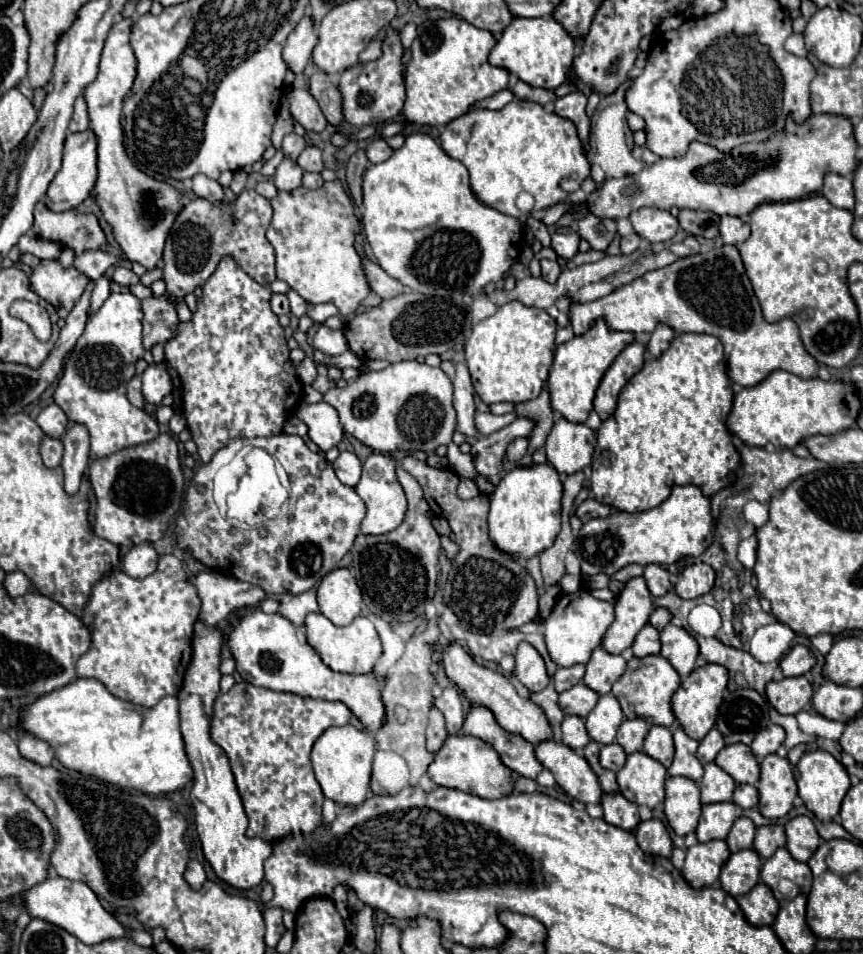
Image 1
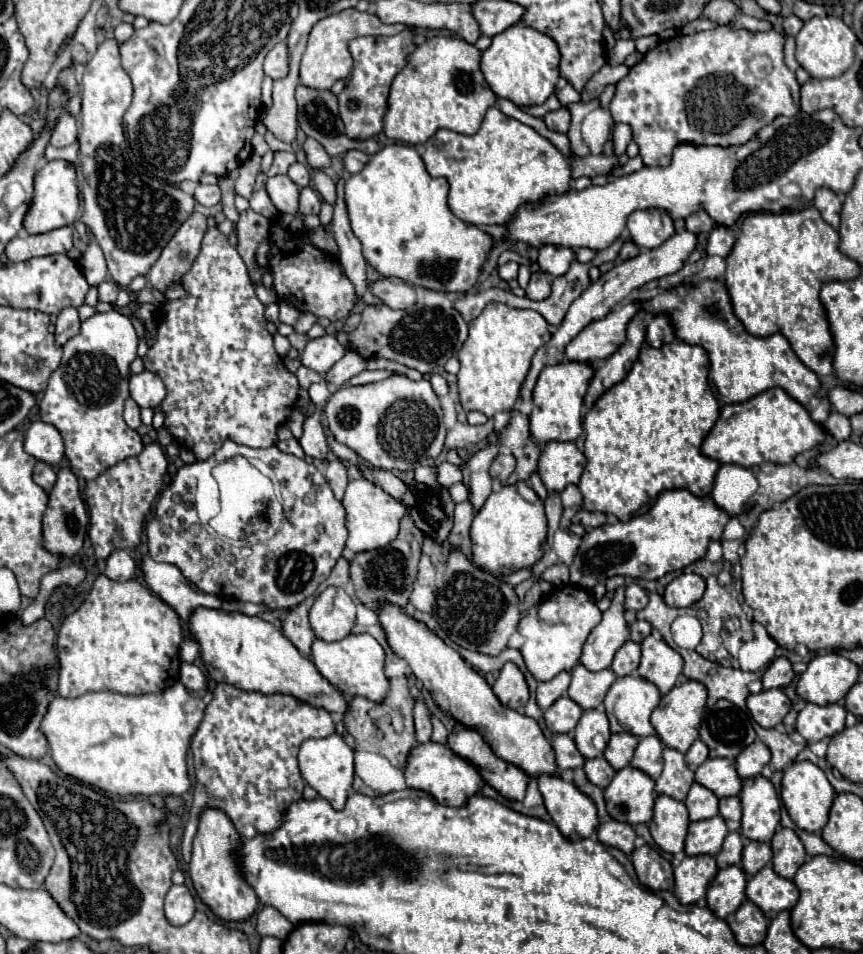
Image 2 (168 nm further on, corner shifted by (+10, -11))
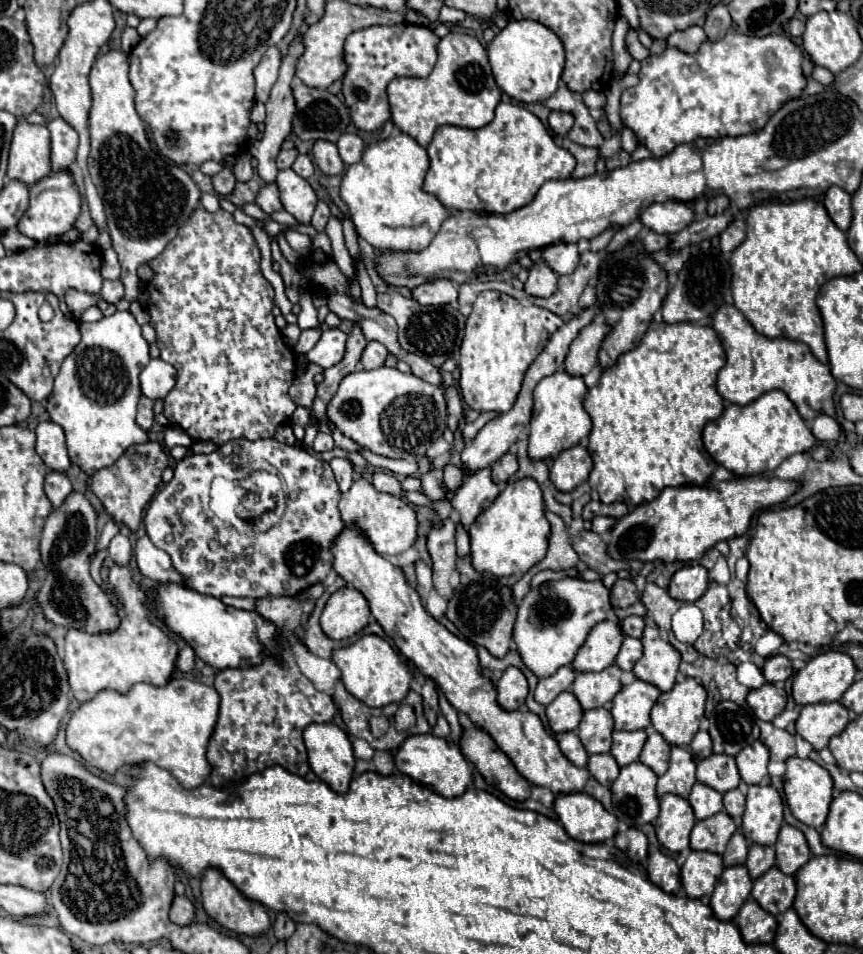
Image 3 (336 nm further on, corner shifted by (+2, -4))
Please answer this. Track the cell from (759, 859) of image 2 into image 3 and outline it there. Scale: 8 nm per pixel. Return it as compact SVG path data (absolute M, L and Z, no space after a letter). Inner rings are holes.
M751 845L749 847L749 857L745 861L745 867L753 879L761 877L775 865L775 847L763 847L763 845Z

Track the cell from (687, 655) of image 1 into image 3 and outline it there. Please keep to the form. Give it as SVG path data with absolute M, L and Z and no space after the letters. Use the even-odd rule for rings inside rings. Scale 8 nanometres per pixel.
M653 623L645 625L641 643L643 657L635 663L633 675L645 683L651 683L659 691L671 689L679 669L679 653L659 637L659 629Z

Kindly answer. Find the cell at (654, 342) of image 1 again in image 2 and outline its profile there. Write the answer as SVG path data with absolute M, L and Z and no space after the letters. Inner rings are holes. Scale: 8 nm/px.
M655 316L649 320L649 326L647 326L647 338L645 342L653 348L661 348L663 344L669 344L675 340L675 332L673 332L673 326L669 322L667 316Z

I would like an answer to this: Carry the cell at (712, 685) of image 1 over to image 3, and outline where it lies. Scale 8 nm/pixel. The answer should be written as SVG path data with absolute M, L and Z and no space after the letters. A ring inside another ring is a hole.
M685 679L681 683L675 683L673 689L667 693L661 693L657 703L653 705L651 725L655 727L657 733L663 735L663 739L669 745L679 745L679 747L689 745L693 735L699 731L699 723L705 713L705 699L707 699L707 691L695 679Z

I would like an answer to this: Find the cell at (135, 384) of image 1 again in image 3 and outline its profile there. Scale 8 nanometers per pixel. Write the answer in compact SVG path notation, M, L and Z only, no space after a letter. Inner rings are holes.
M141 397L139 399L139 407L137 407L137 425L143 429L143 431L149 431L151 425L153 425L153 401L149 397Z

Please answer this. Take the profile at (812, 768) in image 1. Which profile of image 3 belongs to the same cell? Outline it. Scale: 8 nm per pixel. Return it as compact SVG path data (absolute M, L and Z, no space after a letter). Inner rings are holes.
M789 757L785 765L787 765L787 771L783 775L783 791L793 817L815 829L823 827L829 813L831 799L833 799L833 779L829 771L813 763L811 759L799 759L799 757Z

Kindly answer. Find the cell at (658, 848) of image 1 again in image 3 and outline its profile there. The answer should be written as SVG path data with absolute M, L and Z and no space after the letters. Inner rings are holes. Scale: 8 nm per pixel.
M655 851L649 855L647 873L649 873L651 881L657 887L661 887L665 893L671 893L671 895L679 893L681 881L679 881L679 867L677 867L675 859L663 855L661 851Z

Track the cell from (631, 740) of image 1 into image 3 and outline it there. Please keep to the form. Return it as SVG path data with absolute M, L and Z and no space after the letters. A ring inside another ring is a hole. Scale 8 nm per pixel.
M639 729L639 731L613 731L611 755L615 757L617 765L625 767L629 763L635 763L641 755L645 739L647 739L645 729Z

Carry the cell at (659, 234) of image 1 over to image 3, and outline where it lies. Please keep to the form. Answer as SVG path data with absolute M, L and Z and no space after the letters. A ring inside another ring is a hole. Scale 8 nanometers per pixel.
M665 201L653 203L641 213L641 221L655 233L679 233L695 219L695 211L691 203L683 201Z

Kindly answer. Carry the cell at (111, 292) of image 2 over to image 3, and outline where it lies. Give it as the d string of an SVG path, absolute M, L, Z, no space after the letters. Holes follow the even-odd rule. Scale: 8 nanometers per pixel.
M103 281L103 289L101 289L101 299L107 303L119 303L123 299L123 283L117 281Z

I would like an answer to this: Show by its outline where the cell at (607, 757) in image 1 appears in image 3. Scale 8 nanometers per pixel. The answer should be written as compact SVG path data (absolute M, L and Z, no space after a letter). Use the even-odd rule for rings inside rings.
M603 753L603 755L591 755L589 763L587 763L589 773L601 783L601 785L611 785L617 775L619 775L619 765L613 759L611 753Z

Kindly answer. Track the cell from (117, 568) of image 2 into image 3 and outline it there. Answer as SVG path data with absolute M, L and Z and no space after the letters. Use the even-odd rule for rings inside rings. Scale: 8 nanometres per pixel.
M117 533L117 535L111 539L107 551L109 551L109 557L111 557L117 565L129 565L133 547L131 547L131 541L129 541L129 537L127 537L125 533Z

